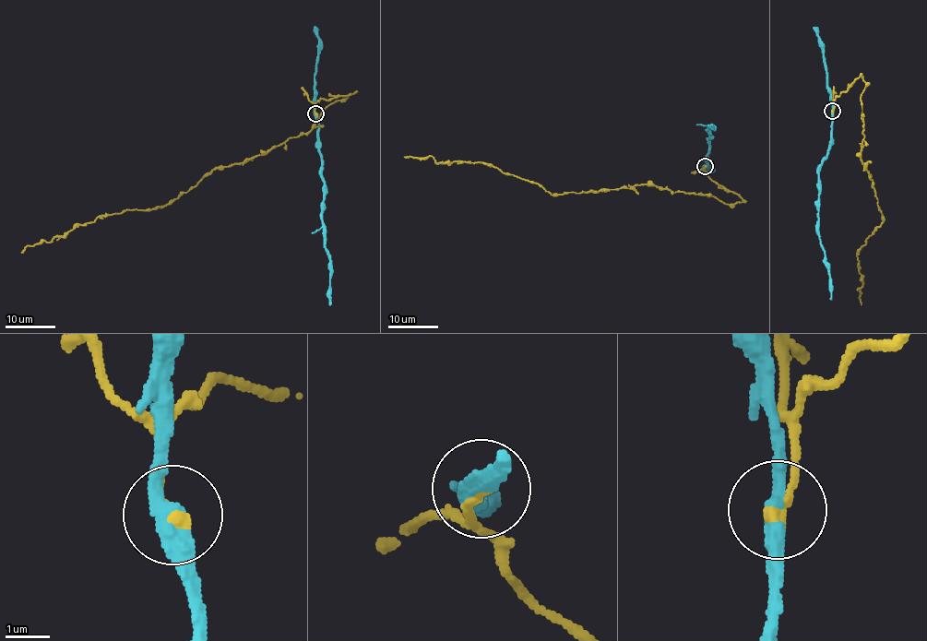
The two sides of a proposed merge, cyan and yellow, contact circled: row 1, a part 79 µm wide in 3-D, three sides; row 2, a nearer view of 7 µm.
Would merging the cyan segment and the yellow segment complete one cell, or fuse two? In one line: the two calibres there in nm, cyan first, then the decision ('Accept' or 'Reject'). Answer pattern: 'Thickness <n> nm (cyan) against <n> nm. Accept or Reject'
Thickness 380 nm (cyan) against 320 nm. Reject

